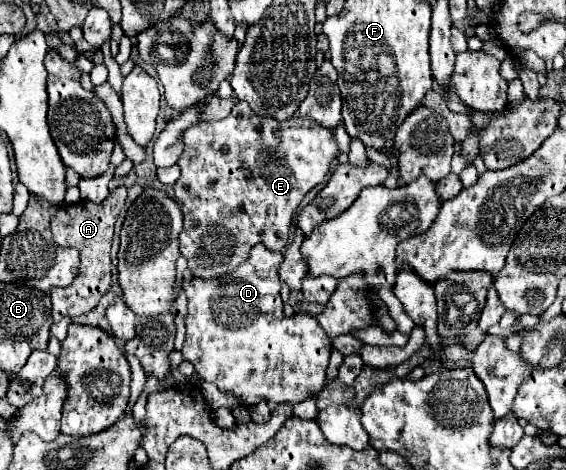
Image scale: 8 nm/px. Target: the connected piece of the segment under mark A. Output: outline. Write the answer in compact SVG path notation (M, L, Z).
M115 188L109 192L109 196L101 202L101 204L93 204L93 202L79 202L79 204L63 204L61 208L55 210L53 218L51 218L51 230L55 236L55 242L59 246L73 246L79 250L81 254L81 266L79 266L79 274L75 278L75 282L67 288L53 288L51 290L51 314L53 314L53 322L59 322L61 318L69 316L81 316L87 314L89 310L93 310L97 306L97 302L101 300L101 296L109 290L111 286L111 258L109 258L109 250L111 250L111 236L113 236L113 224L123 208L127 200L127 190L125 188Z

